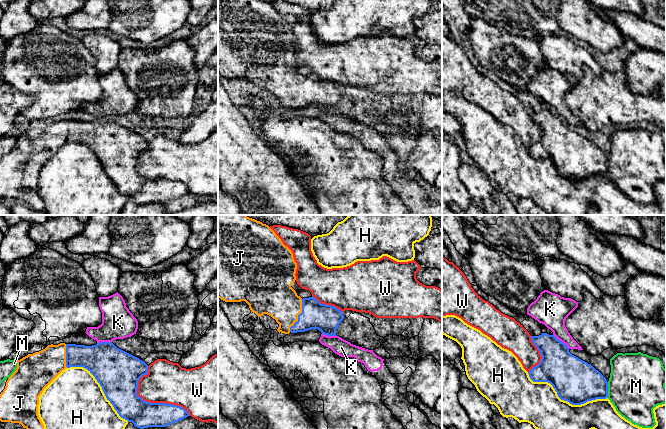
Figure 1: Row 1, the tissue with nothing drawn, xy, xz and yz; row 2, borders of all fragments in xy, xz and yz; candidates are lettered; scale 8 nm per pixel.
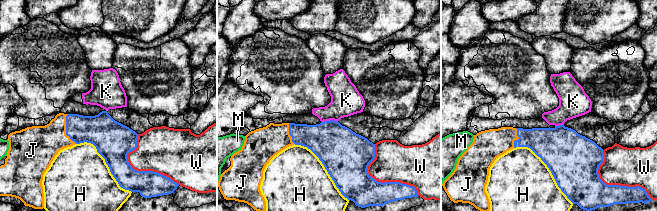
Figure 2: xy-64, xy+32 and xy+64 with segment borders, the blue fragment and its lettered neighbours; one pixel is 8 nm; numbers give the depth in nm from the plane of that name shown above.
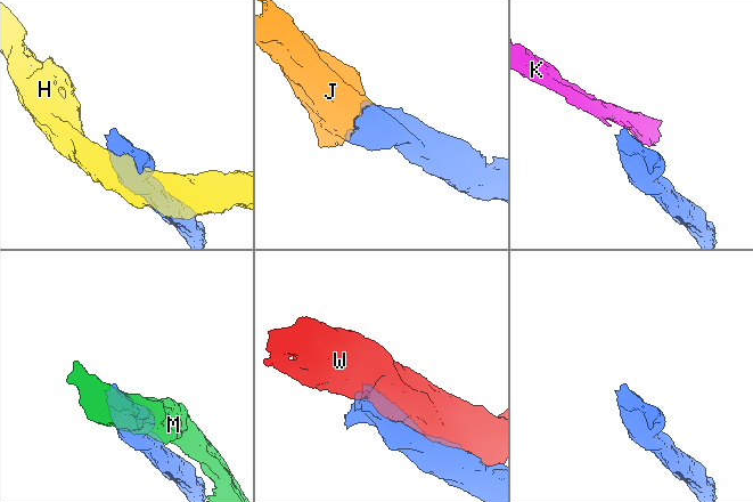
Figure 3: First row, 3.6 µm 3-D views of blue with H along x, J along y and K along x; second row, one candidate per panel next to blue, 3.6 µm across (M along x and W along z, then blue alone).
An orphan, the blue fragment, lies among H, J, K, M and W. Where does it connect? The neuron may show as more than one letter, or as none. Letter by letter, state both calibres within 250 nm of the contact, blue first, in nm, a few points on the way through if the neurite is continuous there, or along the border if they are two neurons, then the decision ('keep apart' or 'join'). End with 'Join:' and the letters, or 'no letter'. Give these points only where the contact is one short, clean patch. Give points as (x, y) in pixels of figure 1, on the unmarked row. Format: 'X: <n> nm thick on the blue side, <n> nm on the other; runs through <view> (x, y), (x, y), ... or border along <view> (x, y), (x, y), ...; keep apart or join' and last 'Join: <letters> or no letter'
H: 360 nm thick on the blue side, 360 nm on the other; keep apart
J: 220 nm thick on the blue side, 320 nm on the other; join
K: 300 nm thick on the blue side, 260 nm on the other; border along yz (553, 110), (569, 124); keep apart
M: 360 nm thick on the blue side, 460 nm on the other; keep apart
W: 260 nm thick on the blue side, 340 nm on the other; keep apart
Join: J

